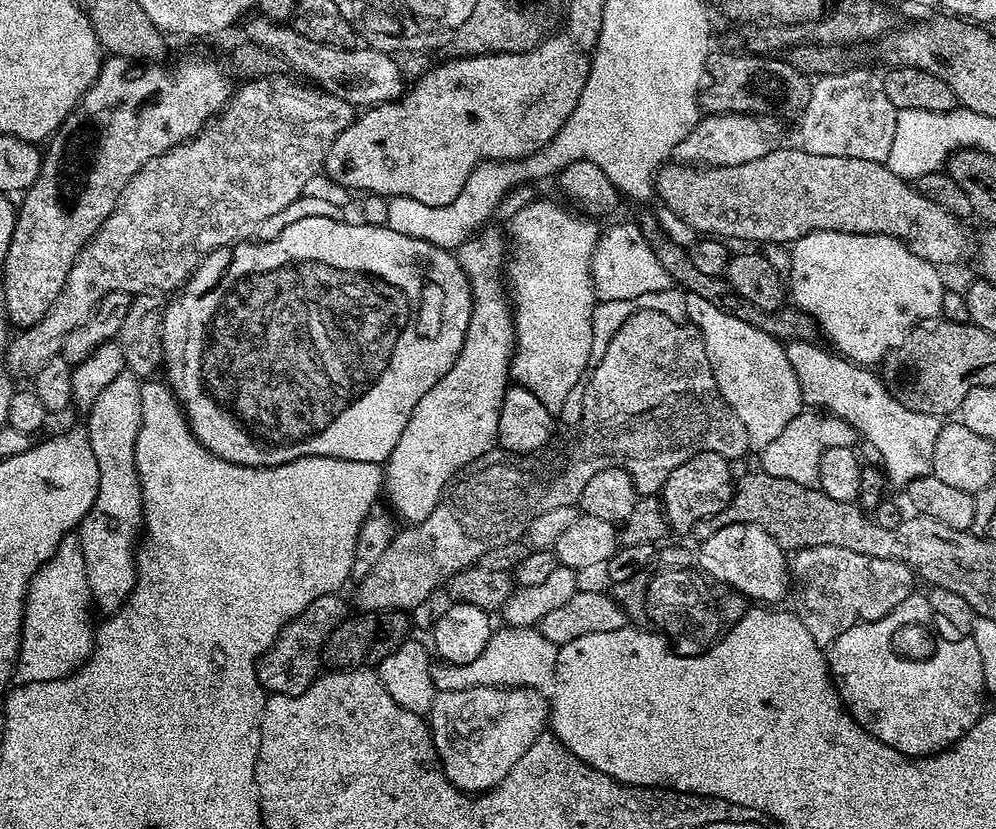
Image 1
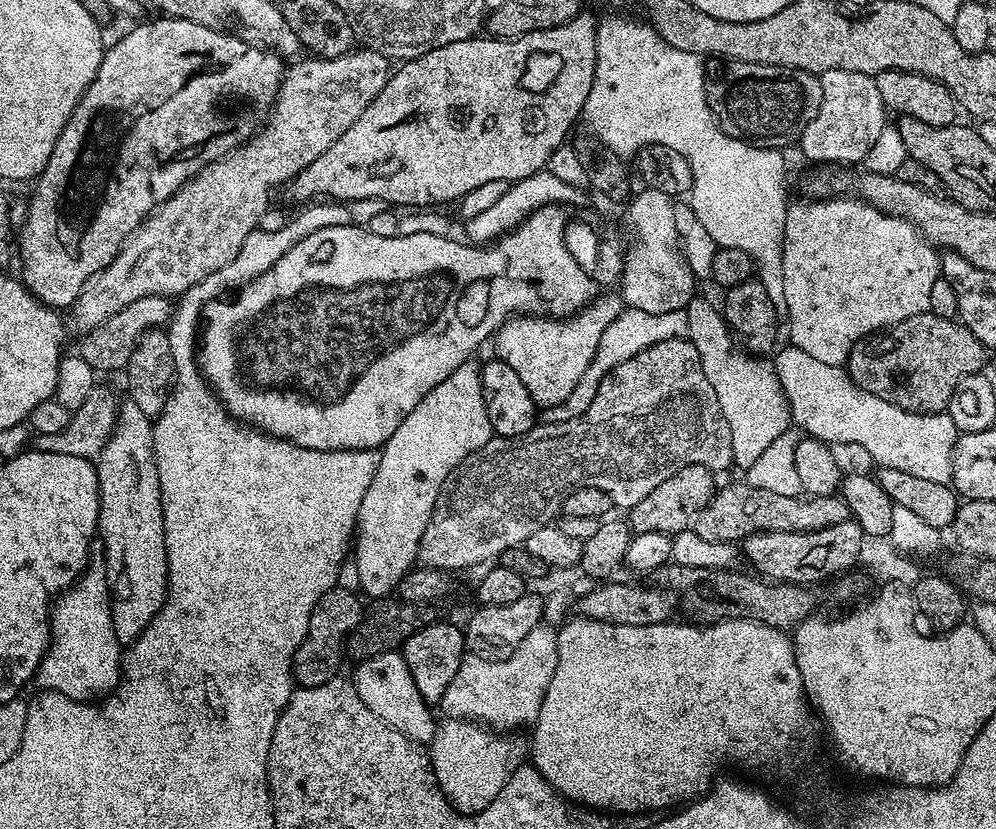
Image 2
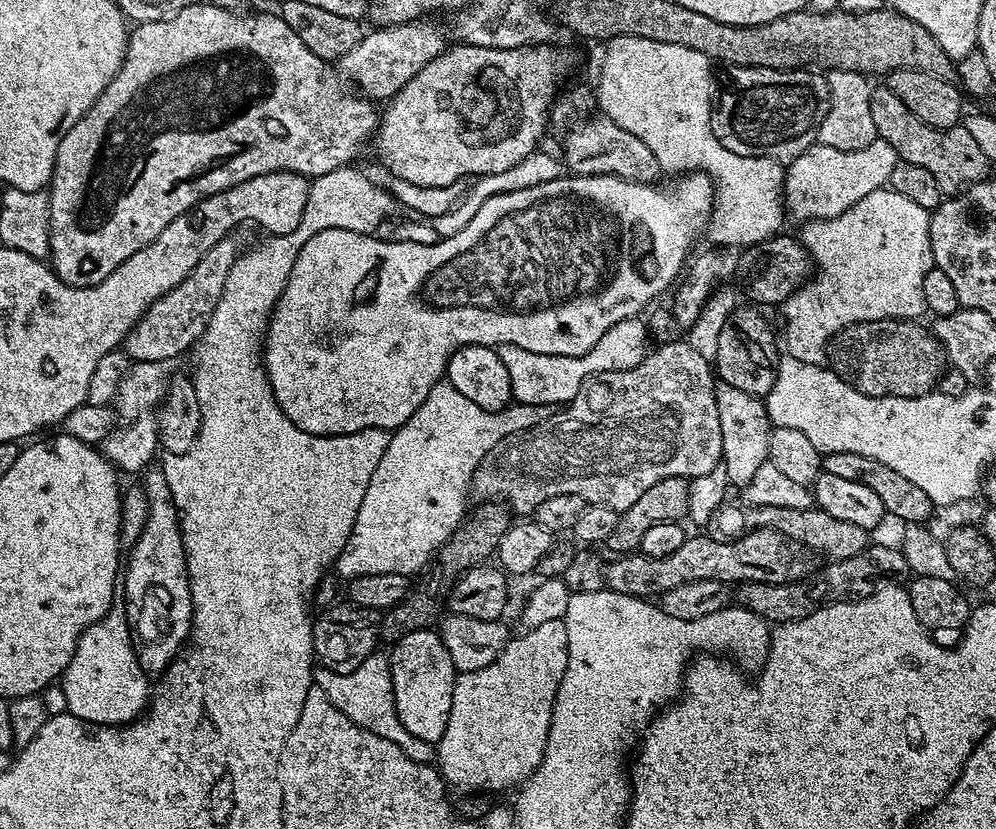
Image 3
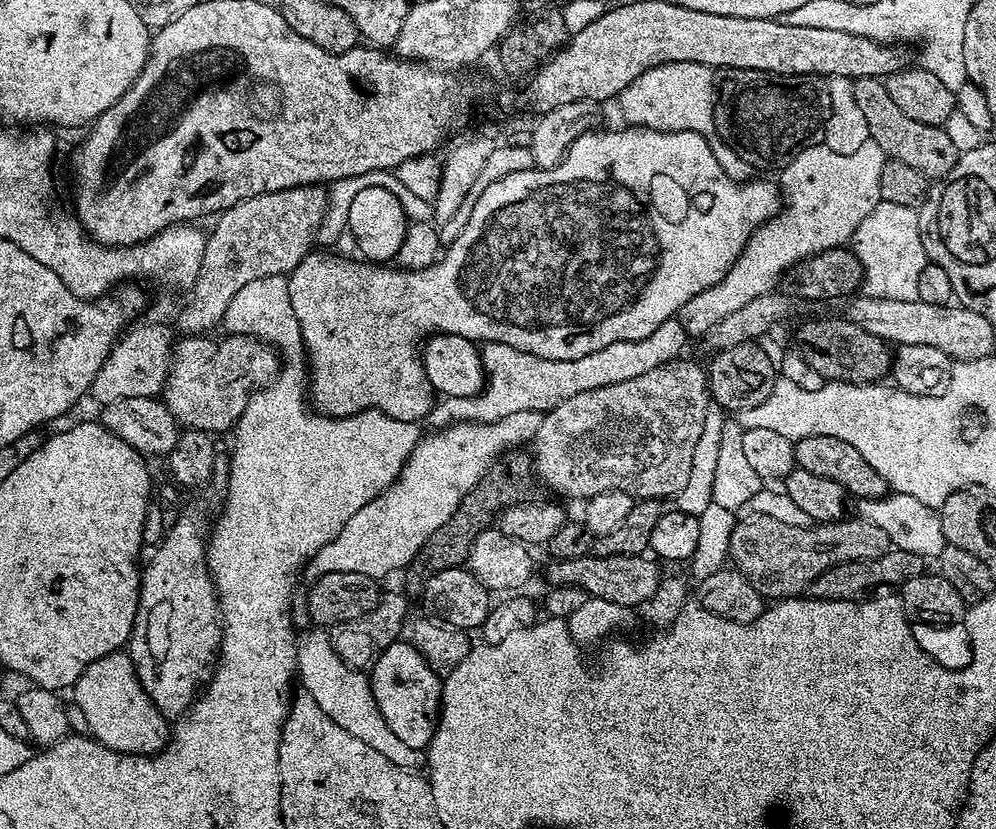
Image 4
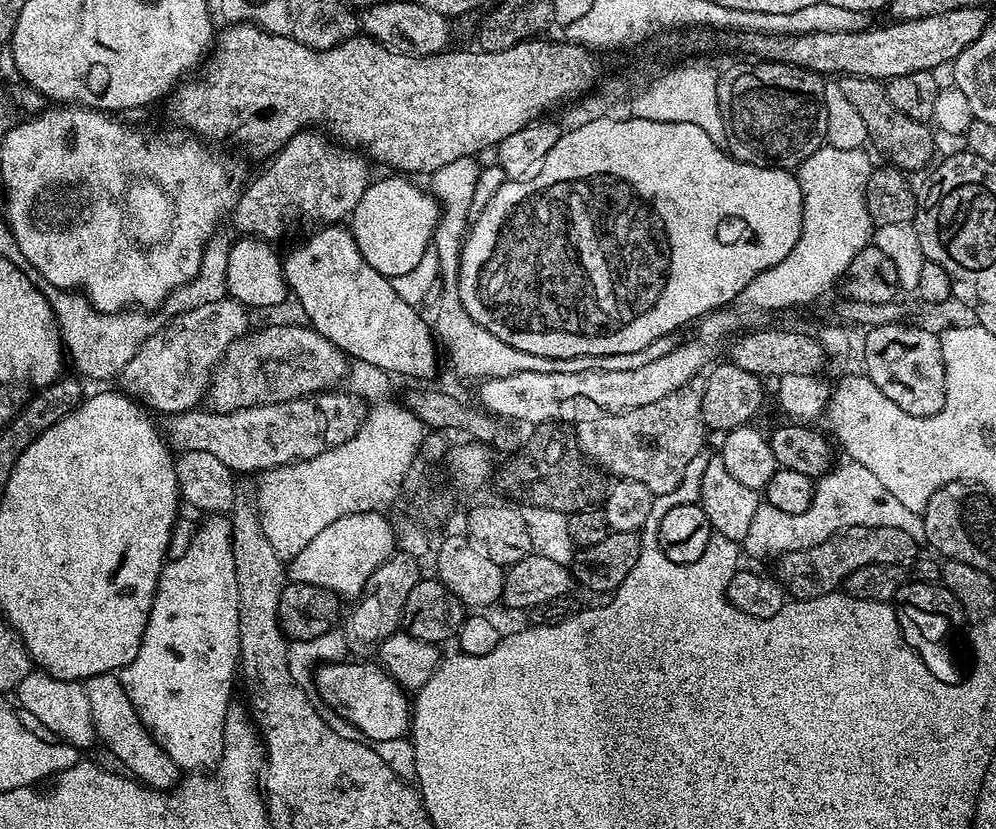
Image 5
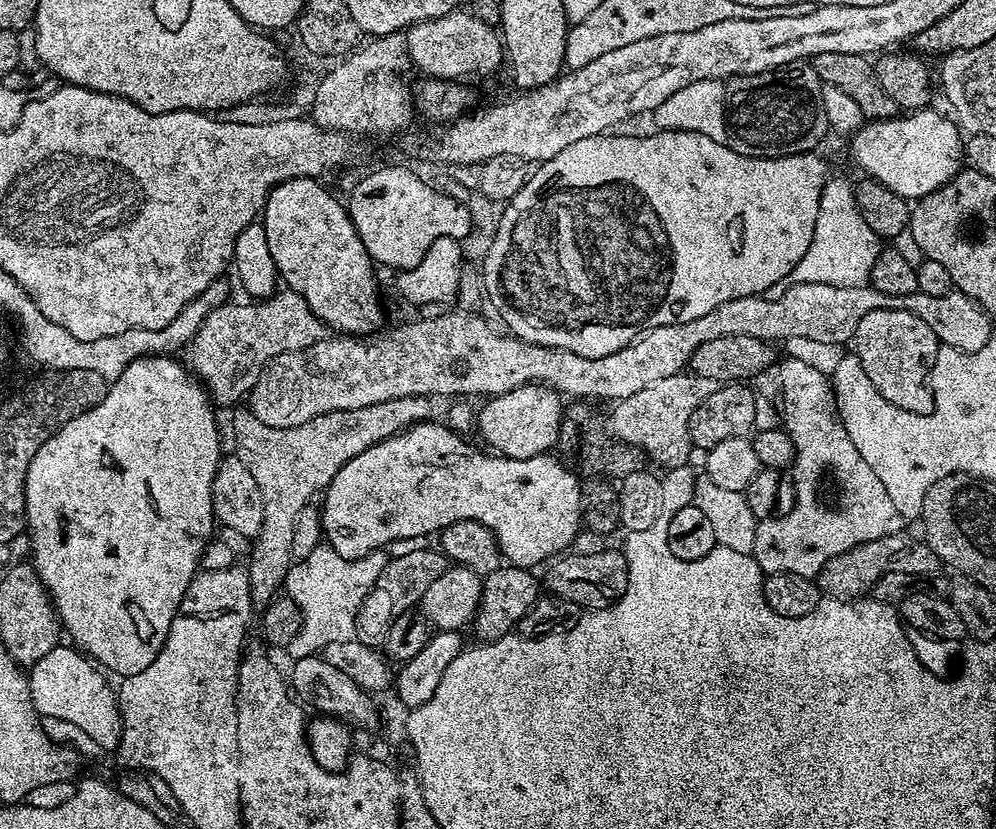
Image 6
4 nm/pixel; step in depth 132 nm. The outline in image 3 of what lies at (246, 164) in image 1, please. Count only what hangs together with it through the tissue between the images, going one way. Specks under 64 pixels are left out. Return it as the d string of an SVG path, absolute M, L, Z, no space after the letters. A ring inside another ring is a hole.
M421 18L419 20L411 20L405 24L391 24L388 28L377 27L372 30L376 32L369 31L360 39L358 46L354 46L354 50L350 50L350 54L346 54L338 62L339 71L353 85L360 84L356 86L358 86L363 95L376 102L387 101L395 96L398 90L402 90L402 86L406 86L406 82L410 82L410 78L414 78L414 74L418 74L418 70L422 70L422 66L426 66L426 62L438 58L438 54L444 51L446 47L444 32L434 21L435 19L432 18Z

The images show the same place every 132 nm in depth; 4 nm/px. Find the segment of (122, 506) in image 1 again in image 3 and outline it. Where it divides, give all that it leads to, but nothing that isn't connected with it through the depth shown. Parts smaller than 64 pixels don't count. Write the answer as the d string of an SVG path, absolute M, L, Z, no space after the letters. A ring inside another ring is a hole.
M156 466L149 467L142 479L144 496L148 499L148 517L132 553L126 556L126 567L122 572L122 599L142 670L159 674L181 655L192 631L192 599L180 518L172 501L170 486L163 471Z

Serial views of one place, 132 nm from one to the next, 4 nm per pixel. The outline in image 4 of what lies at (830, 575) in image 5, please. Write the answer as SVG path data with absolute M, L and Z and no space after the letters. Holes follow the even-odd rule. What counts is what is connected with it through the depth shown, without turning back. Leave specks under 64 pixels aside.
M752 516L749 520L740 520L734 526L734 534L730 534L728 555L731 567L741 572L750 582L750 586L754 586L754 590L758 590L758 594L764 597L765 601L779 602L803 597L807 588L814 582L814 578L818 578L818 574L846 562L882 558L882 554L886 554L889 547L890 541L882 526L874 526L874 522L866 522L859 518L834 520L831 524L813 523L803 528L786 526L786 522L778 522L775 518Z

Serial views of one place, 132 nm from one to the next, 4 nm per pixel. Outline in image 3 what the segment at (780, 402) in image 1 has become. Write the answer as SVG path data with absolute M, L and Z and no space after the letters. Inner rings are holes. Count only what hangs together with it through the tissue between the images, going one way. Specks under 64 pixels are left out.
M720 382L716 385L718 422L722 422L722 463L726 468L729 485L743 486L754 478L758 466L769 463L768 443L774 427L768 419L768 406L761 397L736 390L734 386Z

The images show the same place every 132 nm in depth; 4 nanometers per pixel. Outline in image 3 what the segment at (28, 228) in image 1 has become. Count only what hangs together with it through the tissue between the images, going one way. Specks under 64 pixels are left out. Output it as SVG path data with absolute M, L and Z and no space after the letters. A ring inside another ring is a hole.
M197 2L194 6L186 6L180 12L166 17L165 20L146 20L131 29L128 49L118 74L114 74L114 78L106 86L106 90L102 90L94 106L90 106L90 110L86 110L86 114L78 118L78 122L74 122L74 126L64 135L58 146L52 182L46 193L49 200L48 255L50 267L59 280L75 288L100 284L110 273L118 270L118 266L122 266L126 258L142 250L142 246L150 246L150 242L154 242L154 238L158 238L158 234L162 234L162 230L166 230L166 226L170 226L174 218L195 208L198 202L222 190L230 190L230 186L238 186L238 182L246 182L246 178L258 178L260 174L271 172L293 172L315 178L330 174L330 170L351 165L355 161L352 159L367 144L369 147L378 127L377 105L369 97L349 87L342 79L341 73L329 61L318 58L318 54L314 54L314 50L310 50L306 42L302 42L302 38L298 38L298 34L294 34L294 30L286 26L279 14L267 16L266 13L260 12L257 16L239 16L240 14L230 8Z

